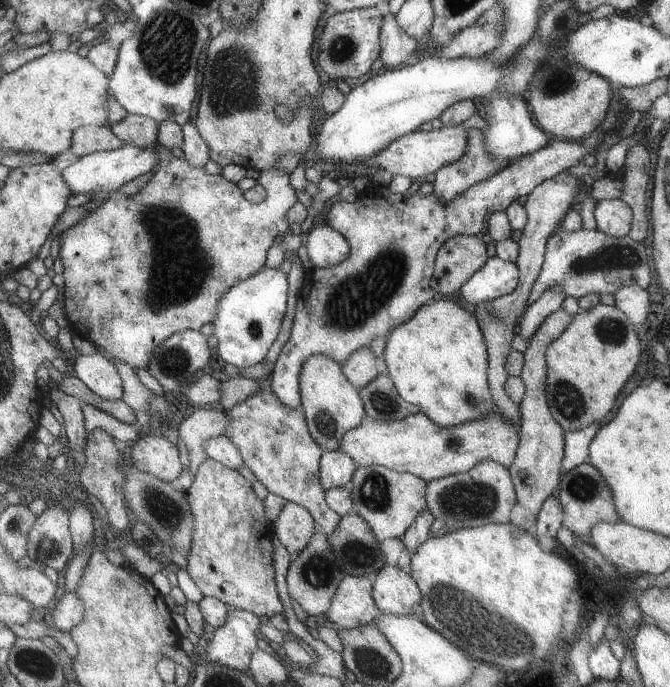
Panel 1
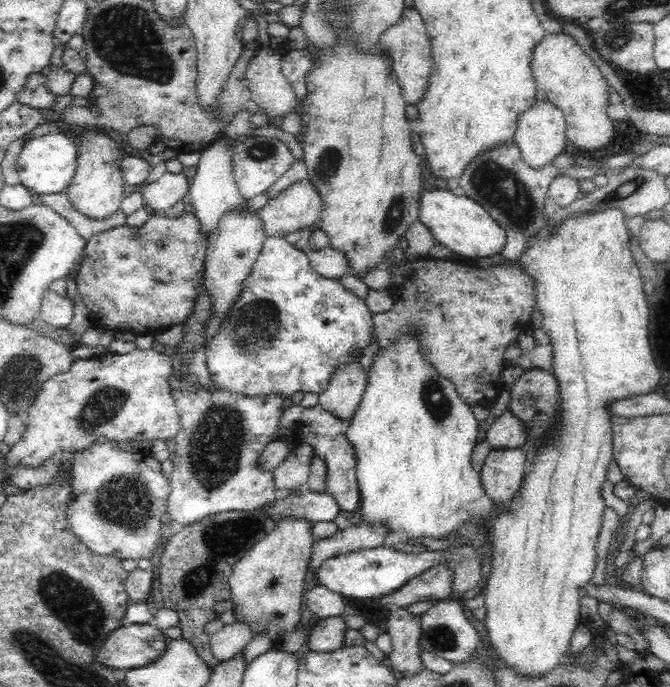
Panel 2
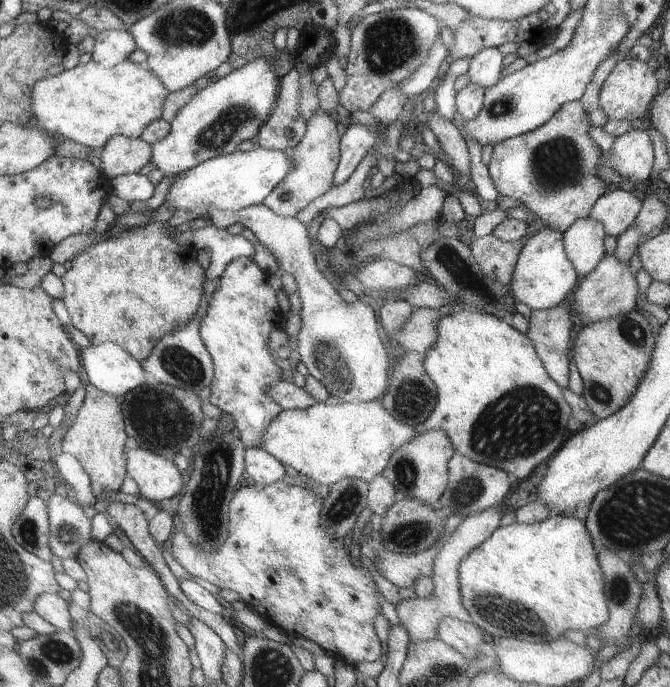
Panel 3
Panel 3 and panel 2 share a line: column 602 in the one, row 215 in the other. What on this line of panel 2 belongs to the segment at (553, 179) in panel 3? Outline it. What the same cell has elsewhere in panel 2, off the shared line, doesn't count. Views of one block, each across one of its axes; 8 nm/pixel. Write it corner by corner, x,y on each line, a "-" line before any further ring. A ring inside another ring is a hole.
186,212
178,218
152,216
140,228
120,226
92,236
76,274
92,326
122,336
140,336
184,324
196,312
196,300
204,292
206,250
208,234
200,228
196,214

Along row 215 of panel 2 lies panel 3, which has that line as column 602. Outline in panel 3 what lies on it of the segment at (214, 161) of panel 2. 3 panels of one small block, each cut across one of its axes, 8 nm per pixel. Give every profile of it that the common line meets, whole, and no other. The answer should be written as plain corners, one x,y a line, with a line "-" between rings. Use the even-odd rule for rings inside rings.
613,190
603,194
591,208
589,220
601,222
607,236
619,238
639,216
643,208
643,200
639,194

